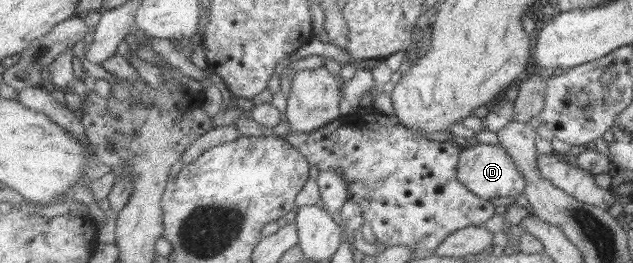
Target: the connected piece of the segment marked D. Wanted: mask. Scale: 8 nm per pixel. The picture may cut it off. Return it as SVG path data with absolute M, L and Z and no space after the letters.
M493 145L462 148L456 164L456 179L470 193L488 201L492 197L516 198L523 193L525 188L524 176L514 165L511 155L508 155L500 146Z

